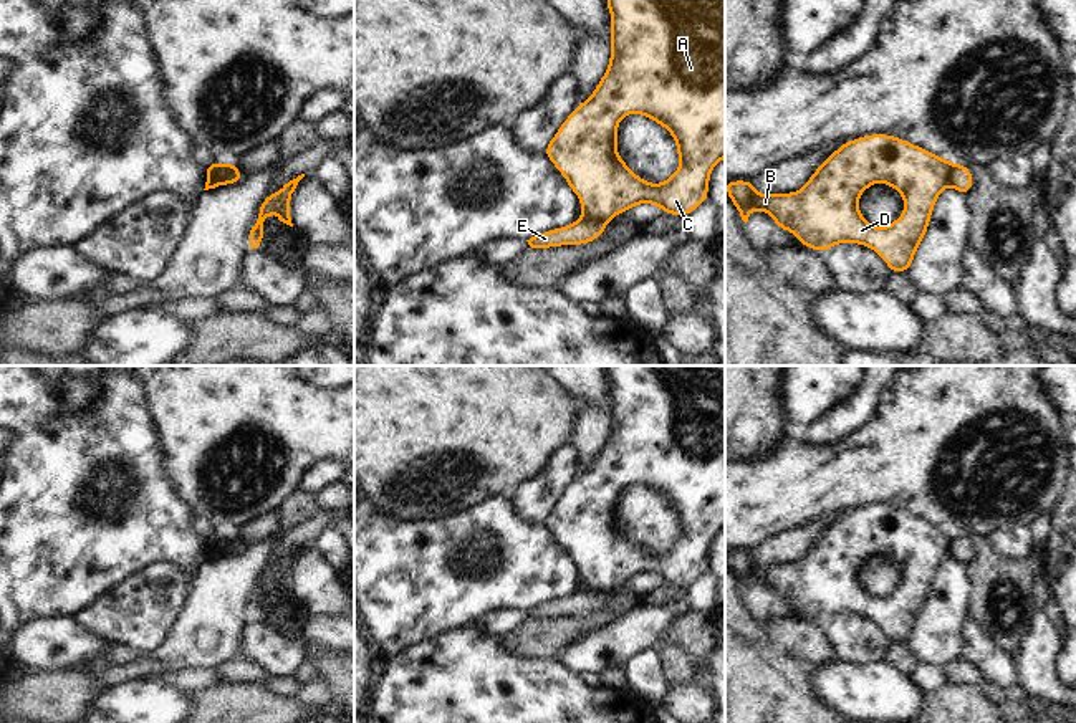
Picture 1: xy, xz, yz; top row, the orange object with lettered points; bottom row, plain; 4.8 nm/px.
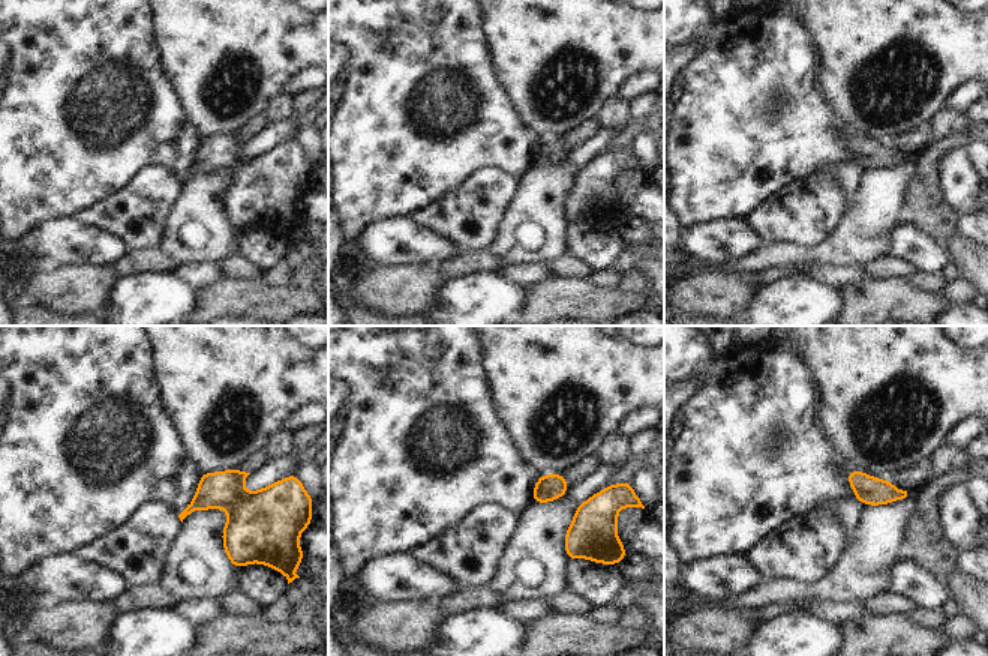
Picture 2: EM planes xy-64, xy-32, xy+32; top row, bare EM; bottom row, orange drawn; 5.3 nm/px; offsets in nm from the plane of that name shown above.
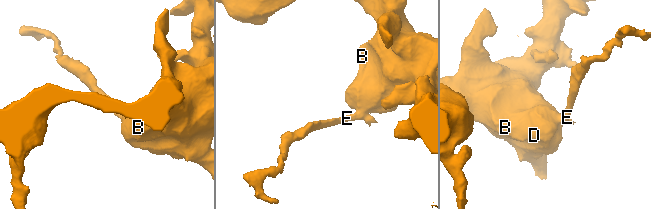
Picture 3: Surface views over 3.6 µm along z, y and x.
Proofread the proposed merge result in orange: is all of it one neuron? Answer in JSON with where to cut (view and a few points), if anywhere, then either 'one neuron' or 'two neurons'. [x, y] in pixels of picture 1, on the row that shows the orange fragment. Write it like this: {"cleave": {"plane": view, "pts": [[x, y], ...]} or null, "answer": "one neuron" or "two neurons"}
{"cleave": {"plane": "xy", "pts": [[224, 162], [222, 174], [232, 182]]}, "answer": "two neurons"}

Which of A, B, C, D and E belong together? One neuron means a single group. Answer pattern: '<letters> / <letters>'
A B C D / E

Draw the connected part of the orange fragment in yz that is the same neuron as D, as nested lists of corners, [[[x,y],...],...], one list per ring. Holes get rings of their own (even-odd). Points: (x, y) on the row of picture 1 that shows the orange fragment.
[[[866,134],[841,144],[795,194],[763,195],[753,187],[753,179],[728,180],[725,189],[745,223],[758,208],[773,217],[778,230],[790,230],[809,250],[824,253],[838,243],[859,243],[874,250],[891,273],[909,273],[915,251],[929,230],[934,205],[950,184],[950,177],[950,160],[892,134]],[[877,182],[897,190],[905,203],[904,213],[886,228],[871,225],[857,205],[862,192]]]

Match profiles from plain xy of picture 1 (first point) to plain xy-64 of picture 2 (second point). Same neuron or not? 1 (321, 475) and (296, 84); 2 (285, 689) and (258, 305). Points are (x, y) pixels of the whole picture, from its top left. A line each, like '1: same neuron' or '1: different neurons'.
1: same neuron
2: different neurons

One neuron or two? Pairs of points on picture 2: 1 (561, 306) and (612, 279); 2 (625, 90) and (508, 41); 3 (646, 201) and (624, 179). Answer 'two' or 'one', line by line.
1: two
2: two
3: one

